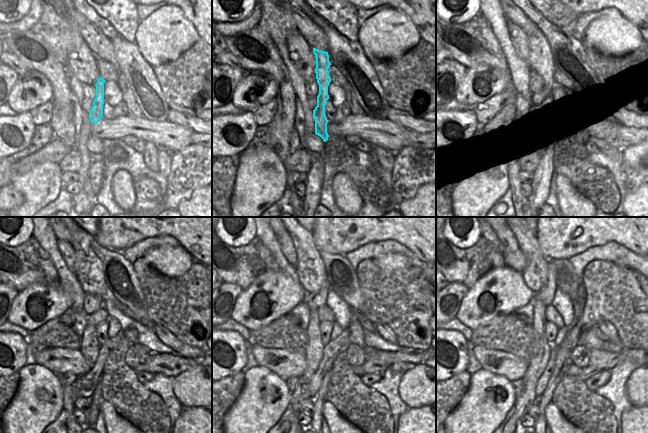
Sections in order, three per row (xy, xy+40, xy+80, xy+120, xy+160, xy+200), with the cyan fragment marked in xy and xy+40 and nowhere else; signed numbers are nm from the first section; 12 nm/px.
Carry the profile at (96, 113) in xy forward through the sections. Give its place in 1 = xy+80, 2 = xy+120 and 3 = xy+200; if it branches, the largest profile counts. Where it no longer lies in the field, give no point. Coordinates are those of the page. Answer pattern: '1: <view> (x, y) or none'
1: xy+80 (540, 60)
2: xy+120 (88, 268)
3: xy+200 (535, 274)

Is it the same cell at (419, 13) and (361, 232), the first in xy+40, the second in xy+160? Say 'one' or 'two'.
one

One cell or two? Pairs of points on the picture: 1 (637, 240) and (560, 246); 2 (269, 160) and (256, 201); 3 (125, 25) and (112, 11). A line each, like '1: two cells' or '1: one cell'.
1: one cell
2: one cell
3: one cell

